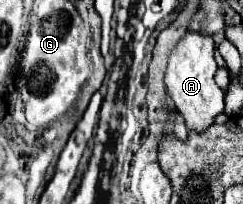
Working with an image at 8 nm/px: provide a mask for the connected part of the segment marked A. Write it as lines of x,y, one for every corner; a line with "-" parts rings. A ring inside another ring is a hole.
186,32
168,56
166,68
166,92
174,100
176,110
184,116
190,130
204,130
214,122
214,116
224,112
224,92
216,86
216,60
214,38
200,32

